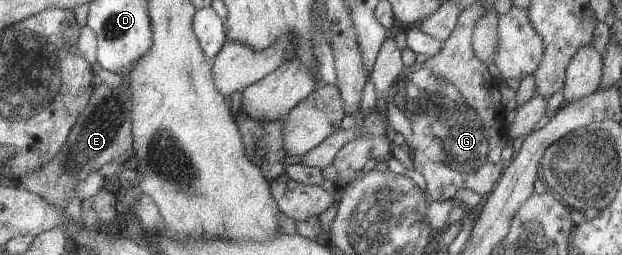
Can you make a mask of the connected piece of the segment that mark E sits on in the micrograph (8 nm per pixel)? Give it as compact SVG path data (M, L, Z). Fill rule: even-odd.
M107 83L97 86L93 101L85 107L85 116L77 121L77 129L71 129L70 137L61 147L60 153L47 165L43 165L31 175L21 177L19 183L31 193L46 199L47 203L65 212L65 205L77 199L77 185L93 173L99 173L103 165L112 164L115 159L129 159L133 155L135 137L132 133L131 117L123 113L123 101L129 101L130 85L111 88Z

